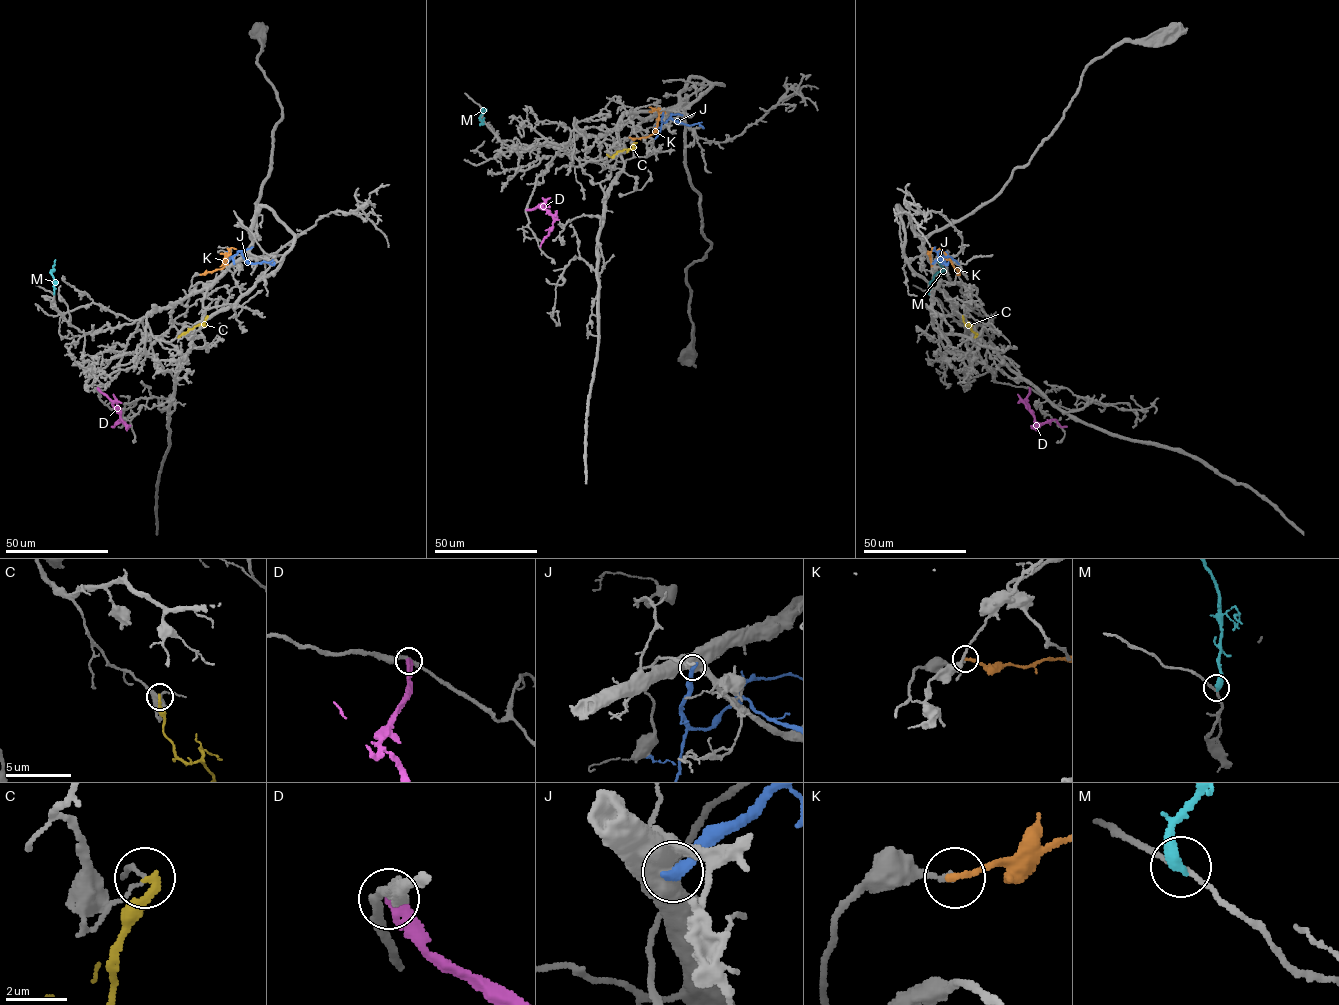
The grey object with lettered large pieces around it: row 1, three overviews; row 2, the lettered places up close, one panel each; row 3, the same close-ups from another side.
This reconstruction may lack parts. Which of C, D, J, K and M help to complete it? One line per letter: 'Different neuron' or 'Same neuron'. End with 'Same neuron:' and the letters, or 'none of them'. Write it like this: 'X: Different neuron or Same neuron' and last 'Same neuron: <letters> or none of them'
C: Different neuron
D: Different neuron
J: Different neuron
K: Different neuron
M: Different neuron
Same neuron: none of them

